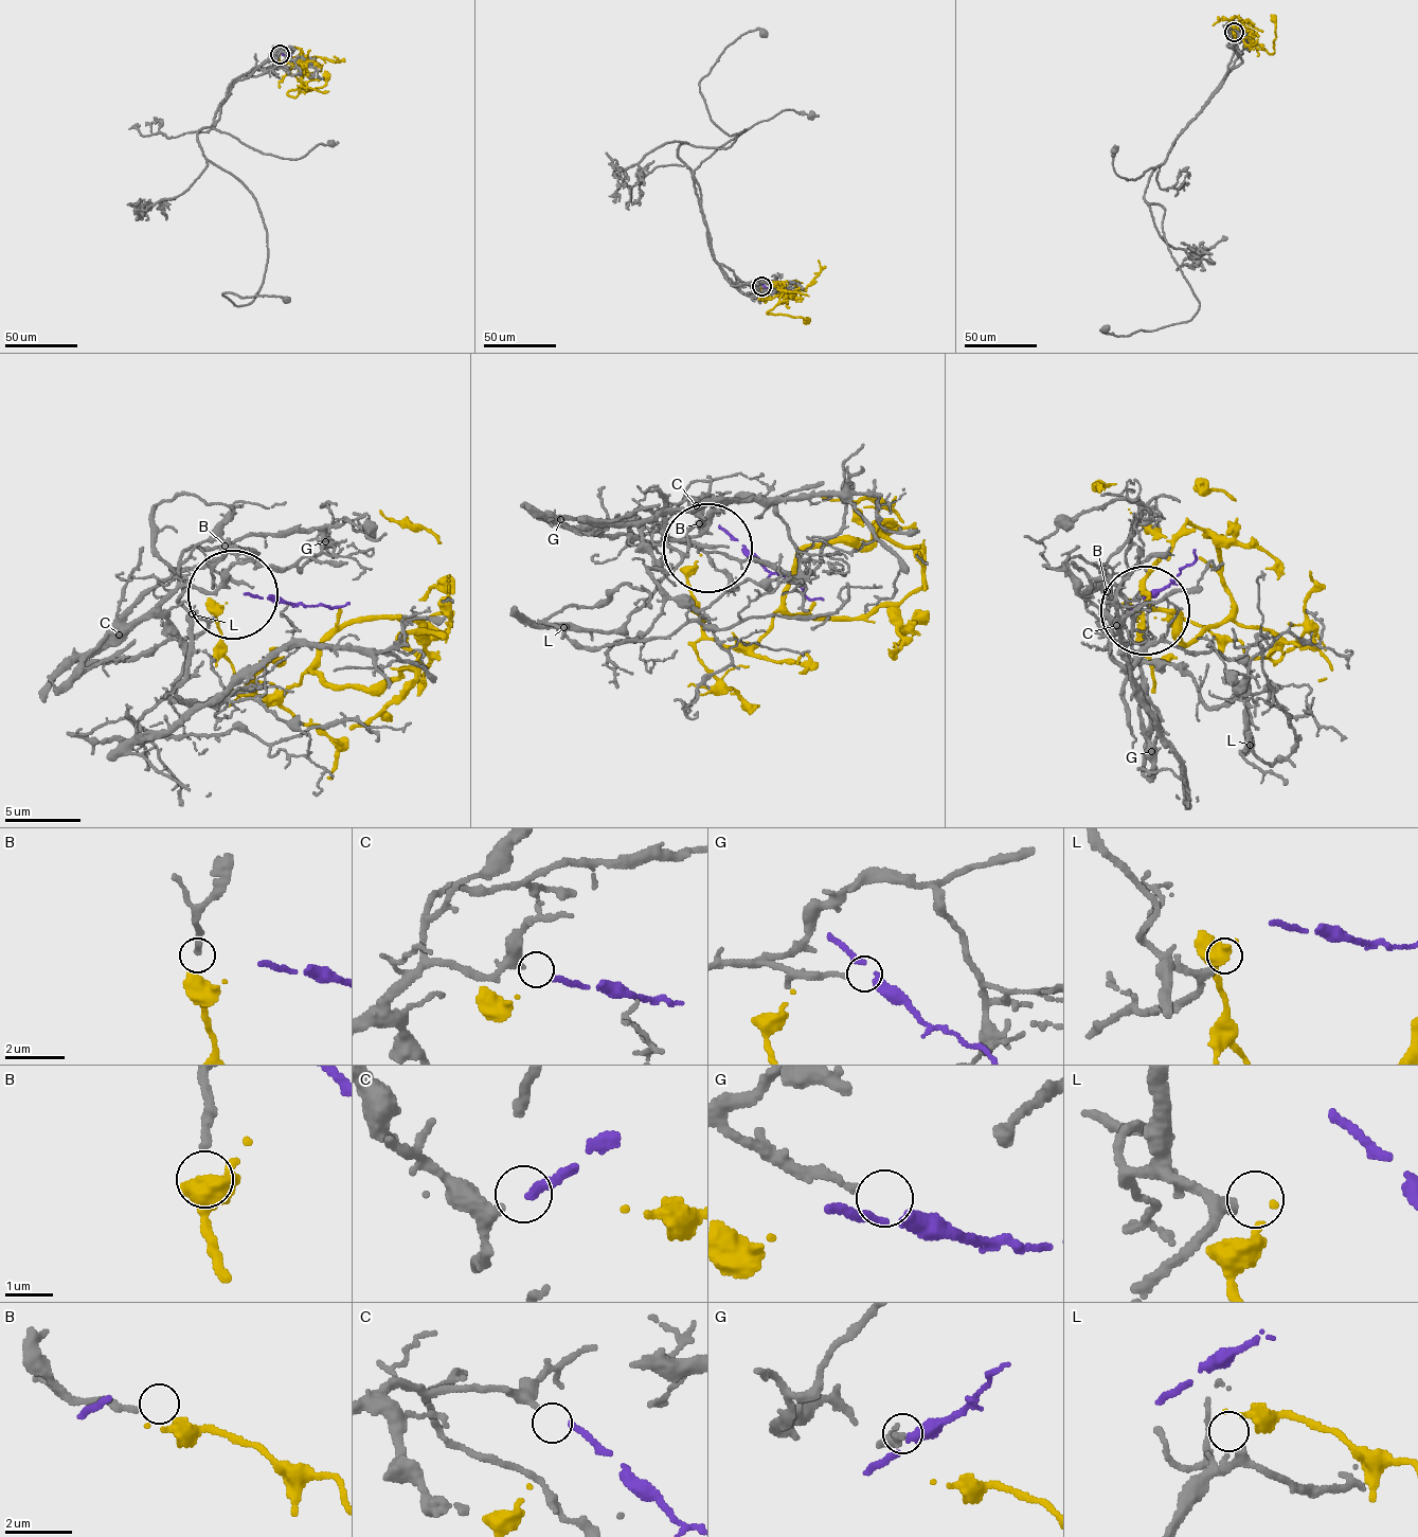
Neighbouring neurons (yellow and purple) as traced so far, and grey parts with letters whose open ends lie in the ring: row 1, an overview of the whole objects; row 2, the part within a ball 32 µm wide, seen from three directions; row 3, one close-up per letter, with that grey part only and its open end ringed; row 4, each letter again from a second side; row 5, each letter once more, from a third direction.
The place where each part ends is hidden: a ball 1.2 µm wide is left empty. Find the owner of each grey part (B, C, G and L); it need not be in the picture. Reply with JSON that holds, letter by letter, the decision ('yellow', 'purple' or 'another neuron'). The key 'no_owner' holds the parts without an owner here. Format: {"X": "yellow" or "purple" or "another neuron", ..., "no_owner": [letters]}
{"B": "yellow", "C": "purple", "G": "another neuron", "L": "another neuron", "no_owner": ["G", "L"]}

